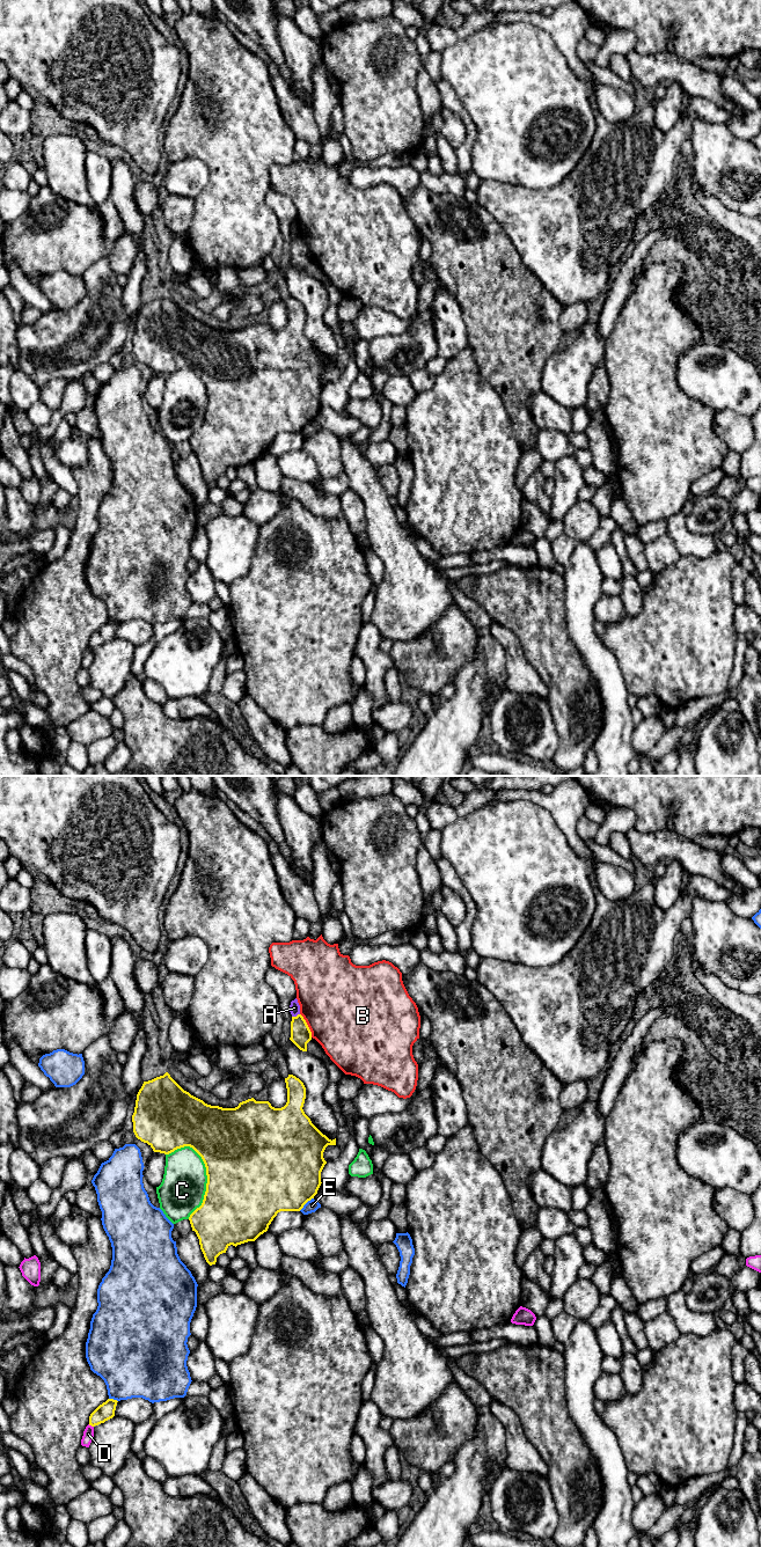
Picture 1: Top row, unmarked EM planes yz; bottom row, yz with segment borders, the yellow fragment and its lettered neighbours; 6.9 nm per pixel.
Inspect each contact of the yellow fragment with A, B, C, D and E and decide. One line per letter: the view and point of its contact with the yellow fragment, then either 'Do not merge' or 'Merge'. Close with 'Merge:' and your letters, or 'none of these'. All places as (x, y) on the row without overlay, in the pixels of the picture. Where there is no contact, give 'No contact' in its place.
A: Touches yellow at yz (297, 237). Do not merge
B: Touches yellow at yz (307, 247). Do not merge
C: Touches yellow at yz (207, 402). Do not merge
D: Touches yellow at yz (90, 646). Do not merge
E: Touches yellow at yz (306, 424). Do not merge
Merge: none of these

